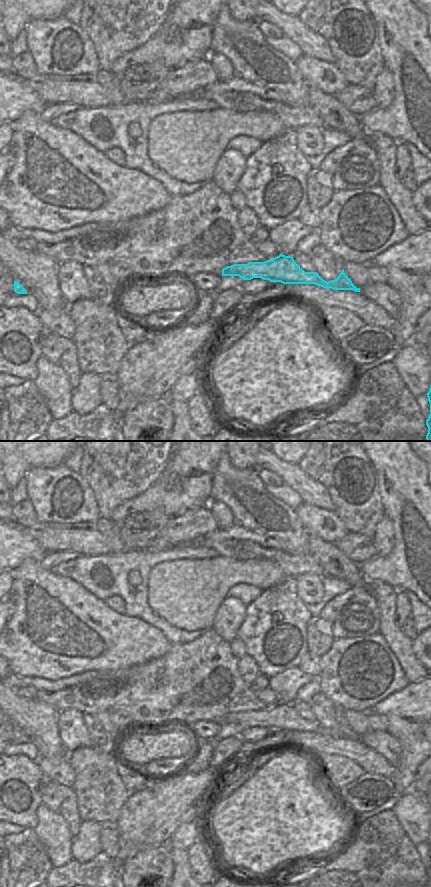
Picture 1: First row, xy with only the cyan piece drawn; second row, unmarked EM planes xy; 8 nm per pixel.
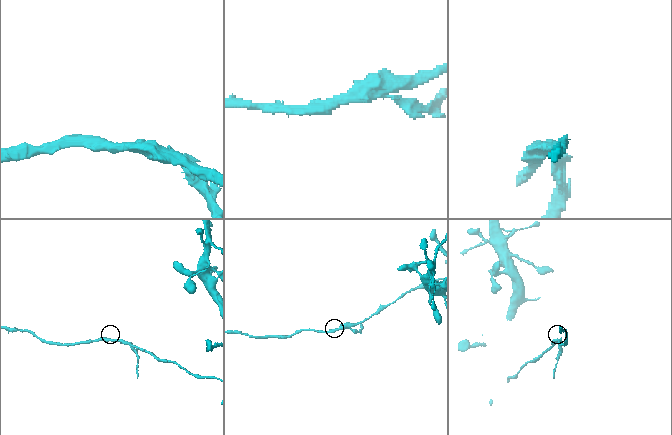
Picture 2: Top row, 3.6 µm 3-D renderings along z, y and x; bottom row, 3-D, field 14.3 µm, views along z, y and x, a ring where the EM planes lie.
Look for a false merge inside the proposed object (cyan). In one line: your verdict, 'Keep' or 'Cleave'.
Cleave

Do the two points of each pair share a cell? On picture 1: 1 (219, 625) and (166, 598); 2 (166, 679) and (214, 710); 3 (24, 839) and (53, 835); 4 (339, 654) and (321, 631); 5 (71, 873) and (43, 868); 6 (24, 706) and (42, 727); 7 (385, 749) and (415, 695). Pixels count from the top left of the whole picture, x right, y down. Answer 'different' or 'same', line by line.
1: different
2: same
3: different
4: different
5: different
6: same
7: different

